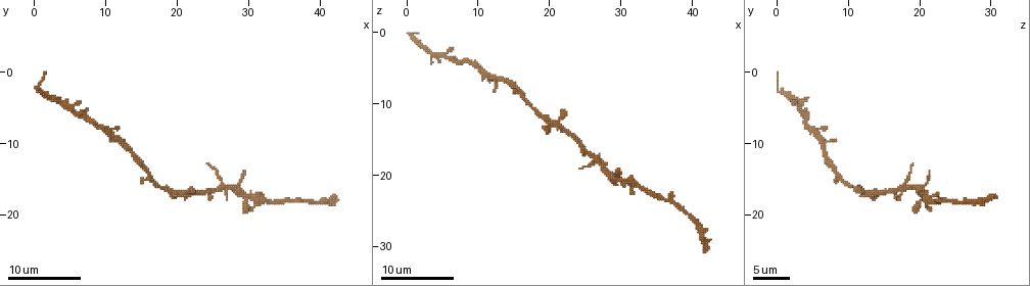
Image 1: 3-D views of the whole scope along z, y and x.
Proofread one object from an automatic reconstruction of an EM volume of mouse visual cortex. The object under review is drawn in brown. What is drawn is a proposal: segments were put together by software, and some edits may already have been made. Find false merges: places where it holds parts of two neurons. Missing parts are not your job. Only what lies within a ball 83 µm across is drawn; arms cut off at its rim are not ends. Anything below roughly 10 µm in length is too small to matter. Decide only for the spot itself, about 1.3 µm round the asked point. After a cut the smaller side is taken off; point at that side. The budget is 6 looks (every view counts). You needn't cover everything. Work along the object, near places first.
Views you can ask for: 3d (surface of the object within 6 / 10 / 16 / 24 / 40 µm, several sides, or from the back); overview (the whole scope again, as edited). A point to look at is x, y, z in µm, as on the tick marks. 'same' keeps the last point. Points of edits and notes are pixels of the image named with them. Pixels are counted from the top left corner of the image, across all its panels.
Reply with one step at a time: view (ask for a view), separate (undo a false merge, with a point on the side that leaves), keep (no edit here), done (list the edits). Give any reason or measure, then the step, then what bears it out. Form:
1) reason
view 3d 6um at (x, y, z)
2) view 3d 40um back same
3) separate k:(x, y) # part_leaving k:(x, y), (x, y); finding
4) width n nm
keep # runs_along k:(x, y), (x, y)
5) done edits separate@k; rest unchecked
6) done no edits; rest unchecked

narrows sharply
view 3d 16um at (39.0, 18.5, 25.0)

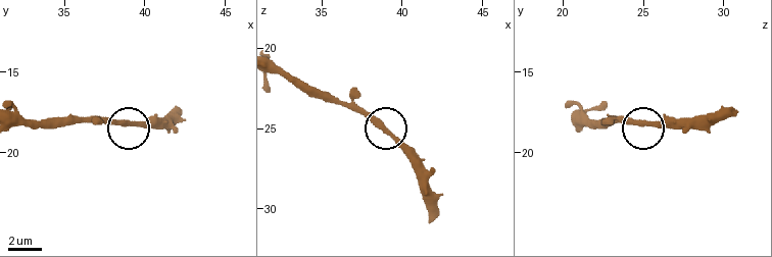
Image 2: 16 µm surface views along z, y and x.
keep # all the same neuron

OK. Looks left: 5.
sudden change in width
view 3d 6um at (11.5, 10.0, 6.0)

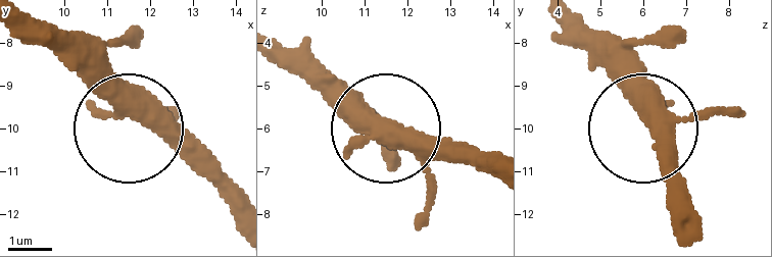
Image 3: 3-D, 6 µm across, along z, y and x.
keep # runs_along 3:(490, 176), (370, 125), (319, 78); one neuron here

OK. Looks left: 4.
three arms meet
view 3d 10um at (16.0, 14.5, 8.5)

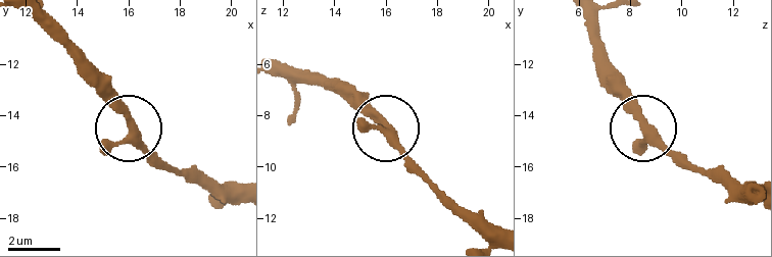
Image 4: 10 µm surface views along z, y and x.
zoom in
view 3d 6um at (16.0, 14.2, 8.4)

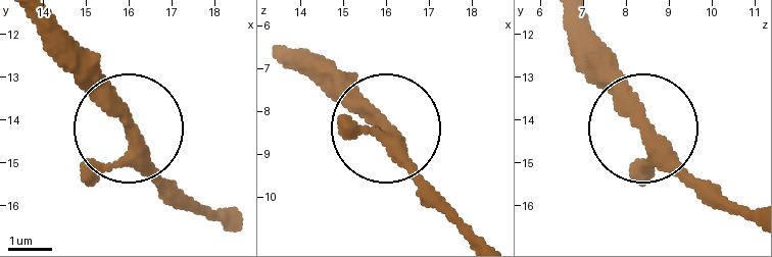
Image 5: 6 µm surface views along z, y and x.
width 290 nm
keep # all the same neuron

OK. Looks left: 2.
done no edits; rest unchecked

